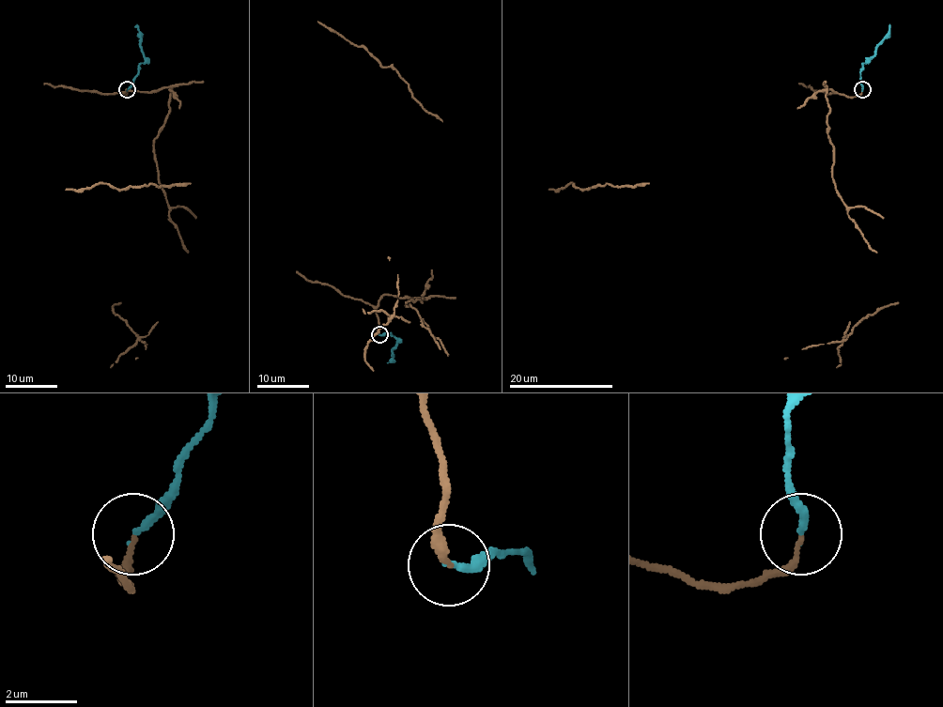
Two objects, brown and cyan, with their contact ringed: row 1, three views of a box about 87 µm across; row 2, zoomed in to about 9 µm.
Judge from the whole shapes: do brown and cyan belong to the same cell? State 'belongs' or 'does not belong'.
does not belong

